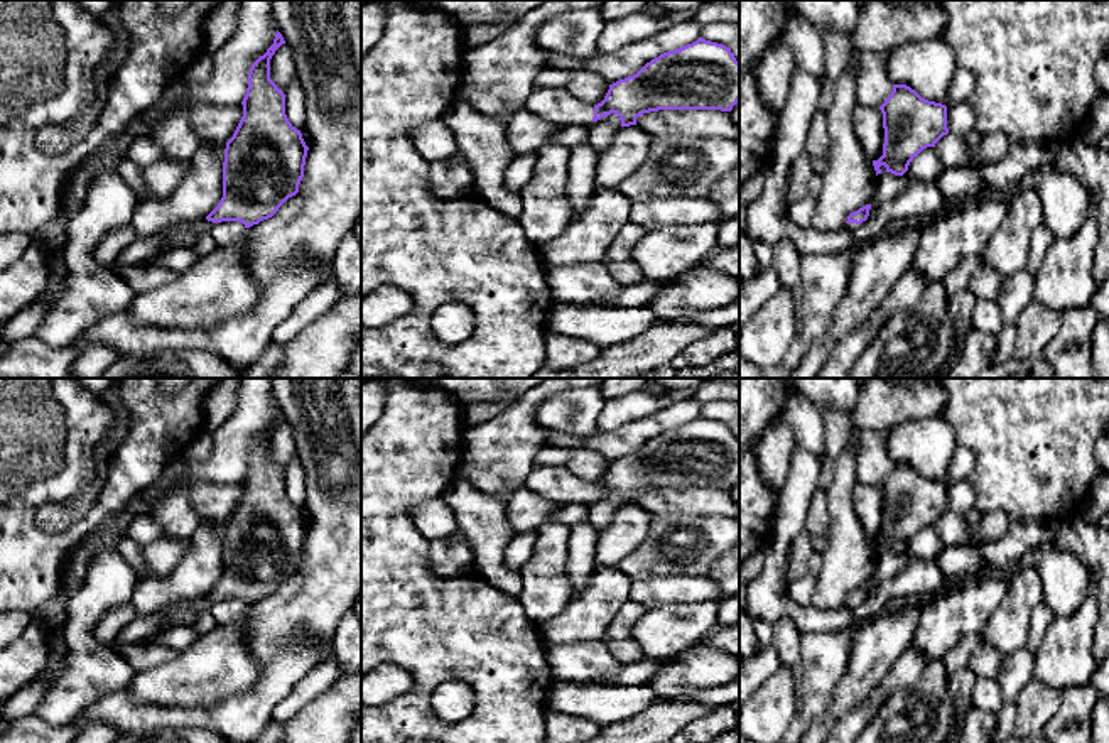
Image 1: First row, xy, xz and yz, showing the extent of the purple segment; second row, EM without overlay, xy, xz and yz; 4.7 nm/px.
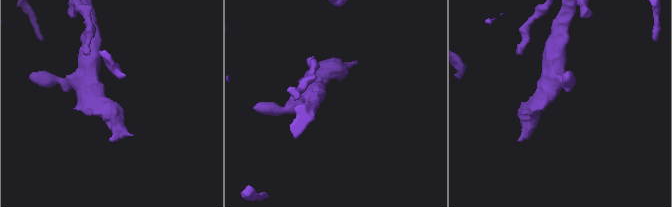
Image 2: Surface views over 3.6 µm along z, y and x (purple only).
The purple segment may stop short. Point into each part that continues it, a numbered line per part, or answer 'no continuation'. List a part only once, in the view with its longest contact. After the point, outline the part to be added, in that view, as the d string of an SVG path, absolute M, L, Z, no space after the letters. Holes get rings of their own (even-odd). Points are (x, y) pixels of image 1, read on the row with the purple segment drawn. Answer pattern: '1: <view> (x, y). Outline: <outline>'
1: xz (557, 105). Outline: M565 86L535 88L527 96L525 106L535 117L557 125L589 127L594 117L594 106L579 101Z

